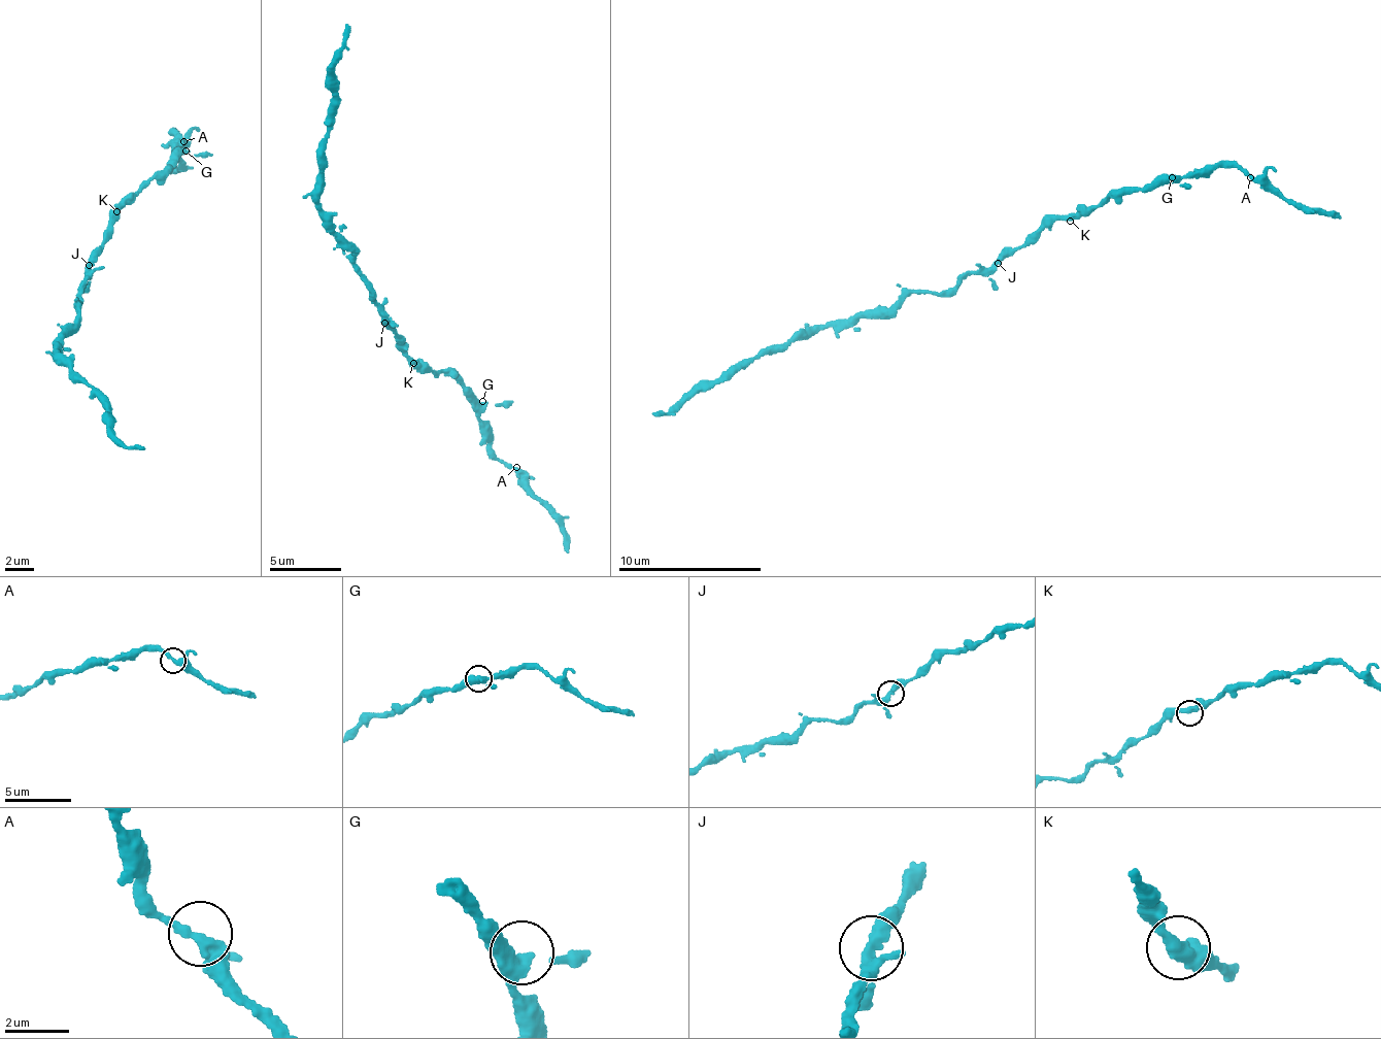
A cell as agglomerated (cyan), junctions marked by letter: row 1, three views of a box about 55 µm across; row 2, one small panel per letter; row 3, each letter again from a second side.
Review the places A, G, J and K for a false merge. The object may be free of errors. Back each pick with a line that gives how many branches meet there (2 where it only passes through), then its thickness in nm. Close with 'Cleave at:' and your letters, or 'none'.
Cleave at: none

